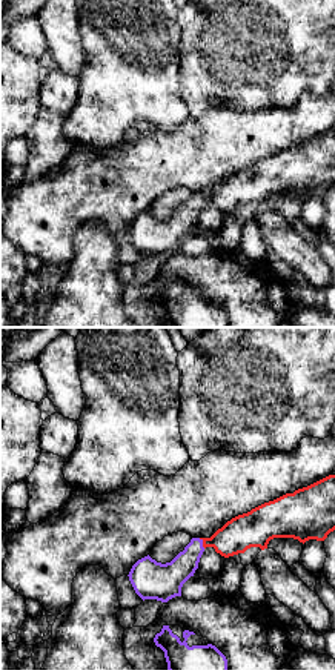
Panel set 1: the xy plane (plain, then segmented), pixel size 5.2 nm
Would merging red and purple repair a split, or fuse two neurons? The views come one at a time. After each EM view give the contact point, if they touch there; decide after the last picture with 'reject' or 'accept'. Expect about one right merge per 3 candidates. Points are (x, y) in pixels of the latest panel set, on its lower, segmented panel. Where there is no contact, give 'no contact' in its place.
meets red at (203, 543)

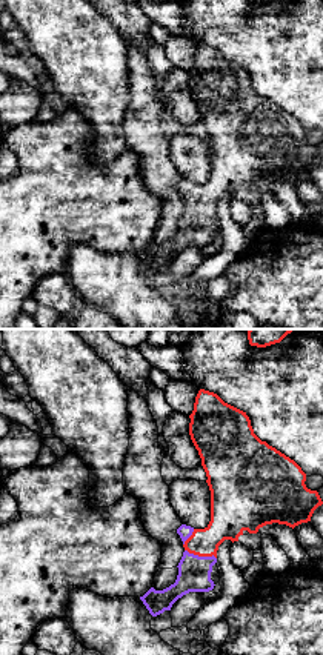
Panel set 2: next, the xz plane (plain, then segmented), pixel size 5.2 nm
meets red at (200, 555)

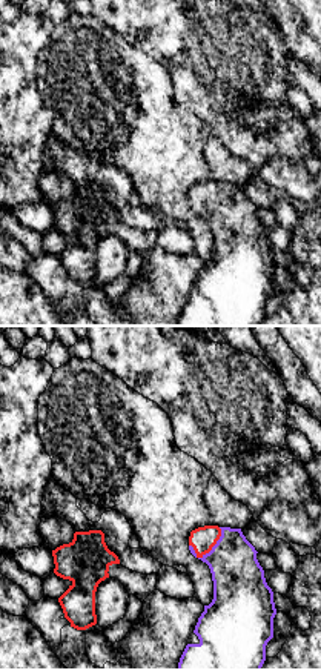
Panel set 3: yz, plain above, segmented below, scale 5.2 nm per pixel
meets red at (214, 544)

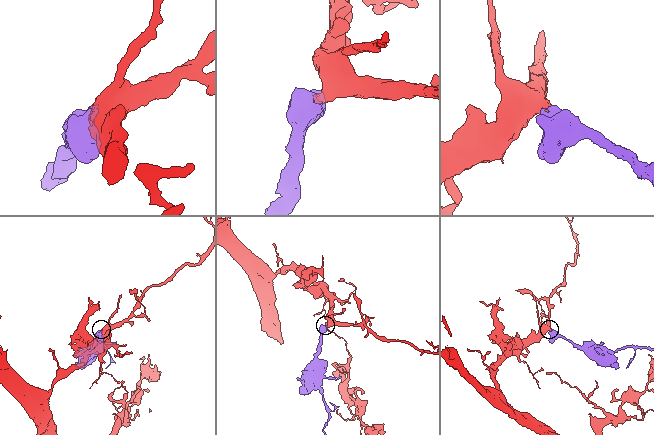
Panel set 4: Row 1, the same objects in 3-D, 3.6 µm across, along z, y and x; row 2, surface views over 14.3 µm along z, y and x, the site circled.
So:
accept

